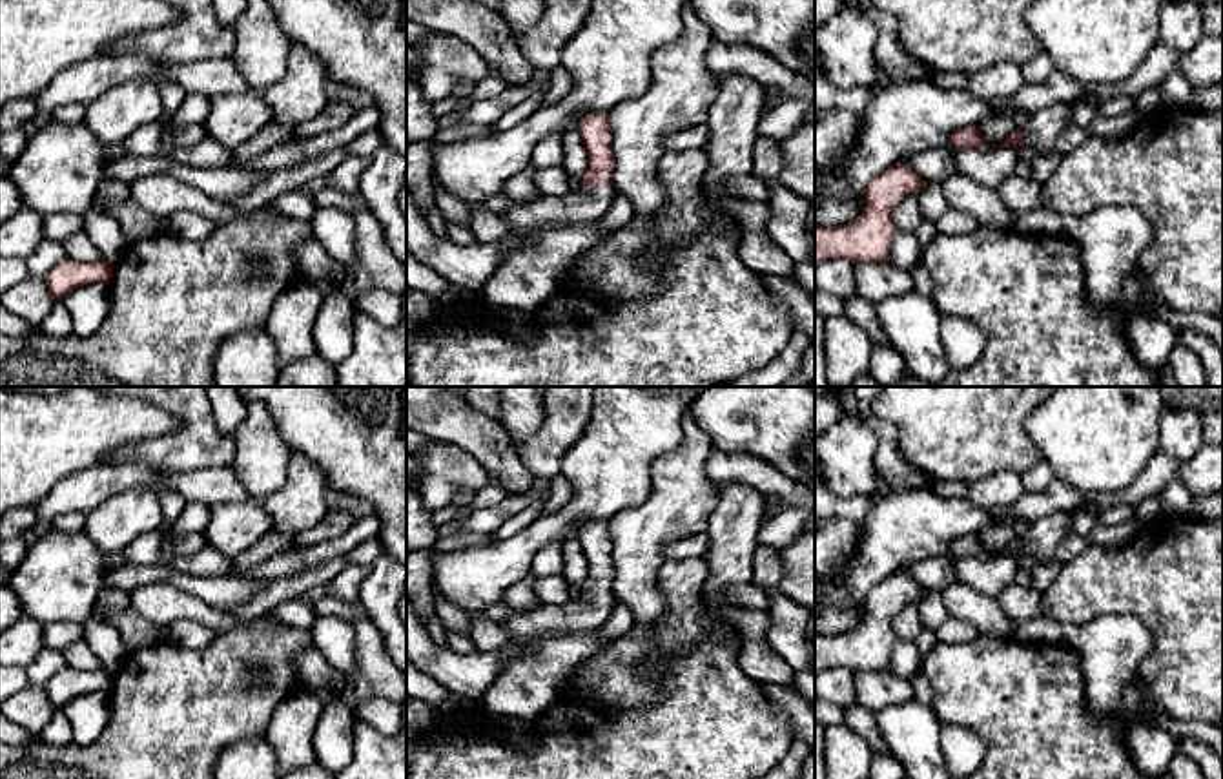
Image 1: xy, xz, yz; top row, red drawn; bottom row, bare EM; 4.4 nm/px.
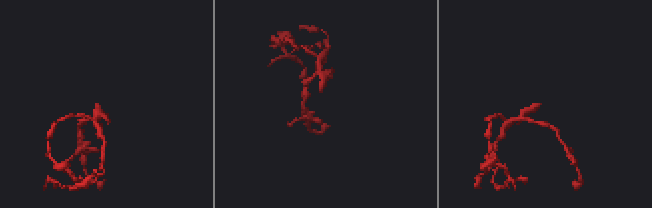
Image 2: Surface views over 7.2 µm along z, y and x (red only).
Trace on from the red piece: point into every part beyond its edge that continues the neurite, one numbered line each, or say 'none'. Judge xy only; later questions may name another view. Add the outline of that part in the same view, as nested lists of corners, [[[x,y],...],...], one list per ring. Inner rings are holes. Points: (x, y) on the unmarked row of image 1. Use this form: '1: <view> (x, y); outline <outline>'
none

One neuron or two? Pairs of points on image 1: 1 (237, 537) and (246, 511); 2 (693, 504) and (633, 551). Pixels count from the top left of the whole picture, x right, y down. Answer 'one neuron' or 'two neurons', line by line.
1: one neuron
2: one neuron

